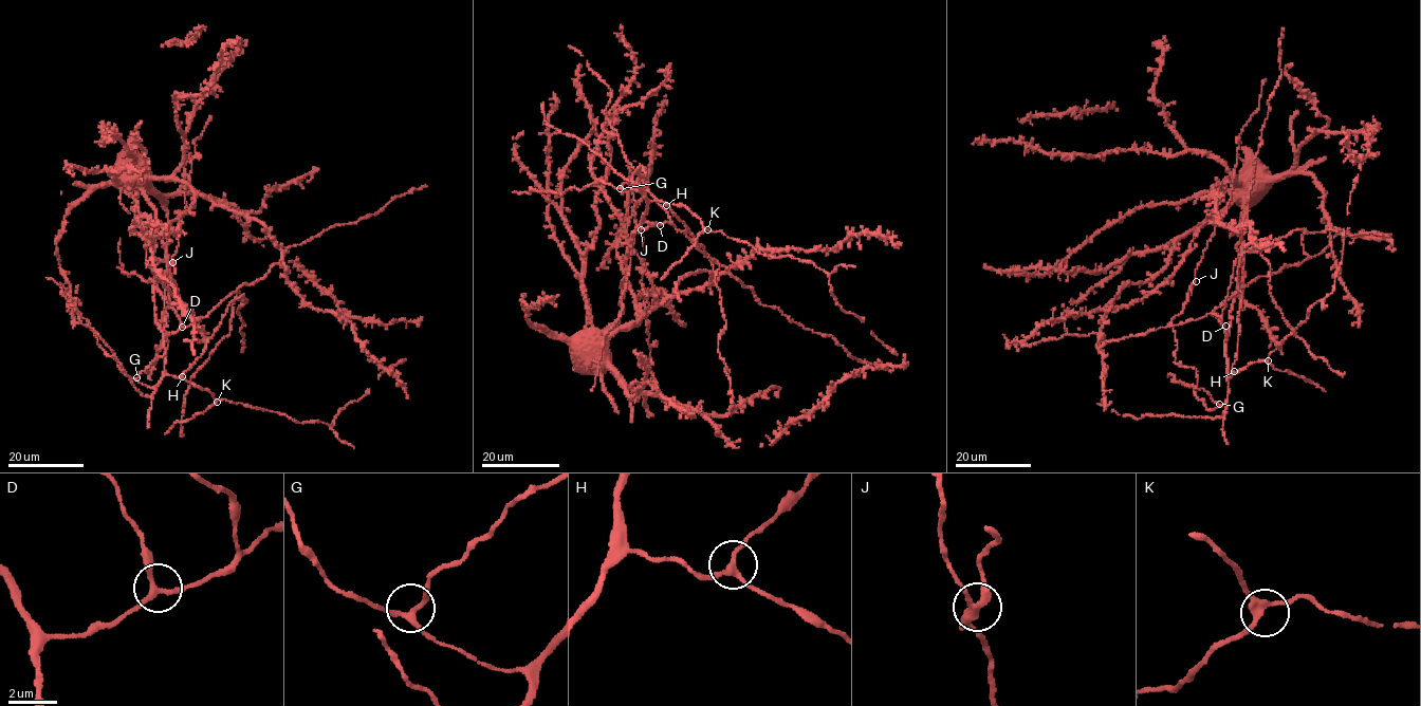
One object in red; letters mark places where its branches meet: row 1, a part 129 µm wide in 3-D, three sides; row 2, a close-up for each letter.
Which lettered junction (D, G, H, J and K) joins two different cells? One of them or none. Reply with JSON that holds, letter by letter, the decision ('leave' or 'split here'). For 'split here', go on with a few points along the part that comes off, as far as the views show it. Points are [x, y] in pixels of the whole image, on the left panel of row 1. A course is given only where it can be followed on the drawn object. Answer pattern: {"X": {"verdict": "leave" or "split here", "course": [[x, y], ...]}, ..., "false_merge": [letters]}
{"D": {"verdict": "leave"}, "G": {"verdict": "leave"}, "H": {"verdict": "leave"}, "J": {"verdict": "split here"}, "K": {"verdict": "leave"}, "false_merge": ["J"]}

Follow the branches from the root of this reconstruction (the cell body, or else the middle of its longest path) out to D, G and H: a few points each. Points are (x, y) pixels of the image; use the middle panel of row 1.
D: (583, 348), (595, 341), (597, 332), (619, 320), (632, 233), (643, 221), (660, 225)
G: (583, 348), (619, 320), (628, 245), (646, 210), (646, 197), (635, 189), (620, 188)
H: (583, 348), (619, 320), (628, 245), (648, 202), (659, 200), (666, 205)

